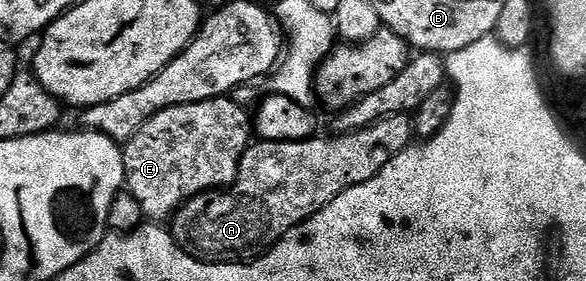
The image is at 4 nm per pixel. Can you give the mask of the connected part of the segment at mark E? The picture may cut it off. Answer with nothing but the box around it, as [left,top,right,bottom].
[123,96,255,222]

